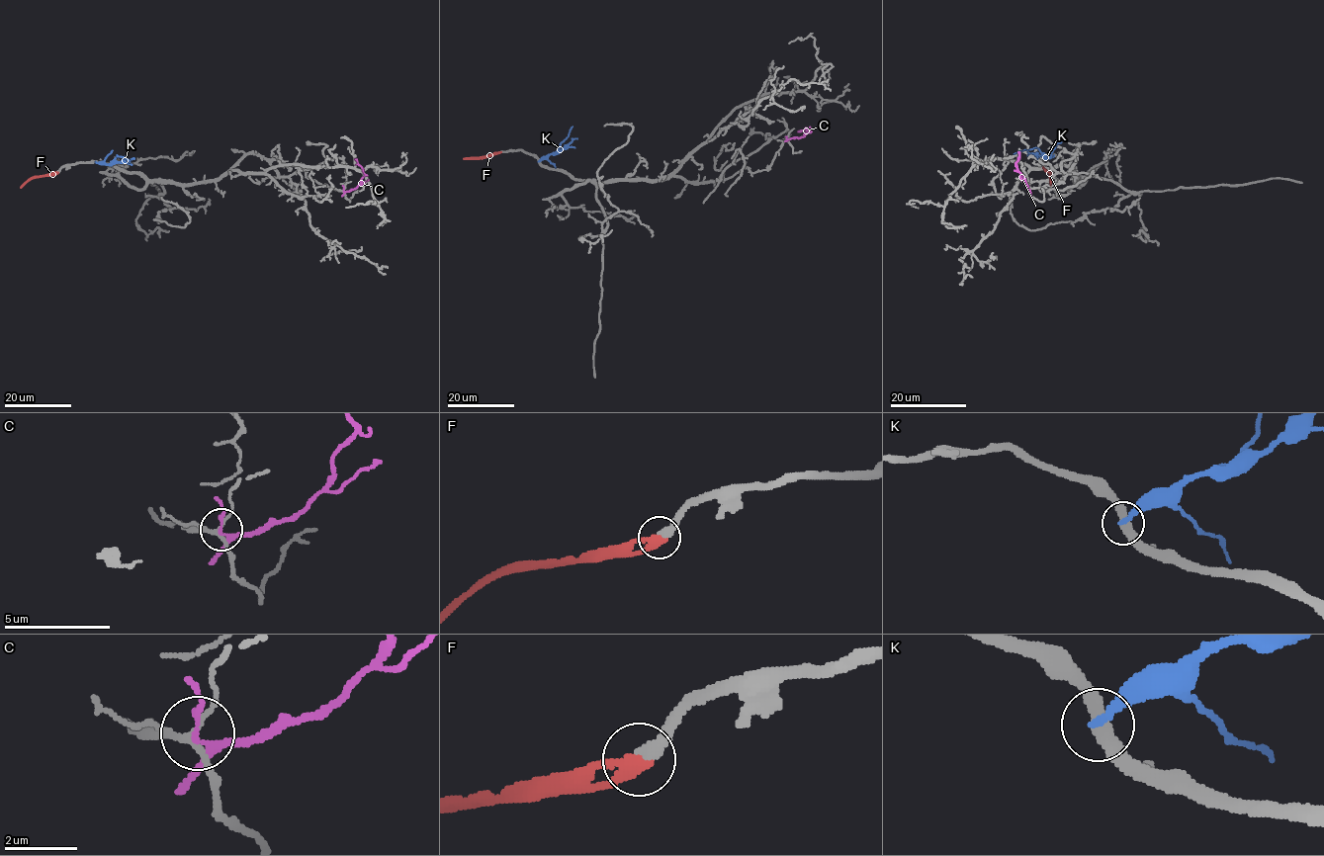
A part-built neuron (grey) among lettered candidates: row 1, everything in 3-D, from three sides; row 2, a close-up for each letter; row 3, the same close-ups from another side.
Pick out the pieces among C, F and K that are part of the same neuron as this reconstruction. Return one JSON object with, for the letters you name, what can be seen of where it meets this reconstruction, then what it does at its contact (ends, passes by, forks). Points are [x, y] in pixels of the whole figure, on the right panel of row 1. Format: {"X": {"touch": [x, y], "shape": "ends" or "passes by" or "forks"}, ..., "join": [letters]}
{"F": {"touch": [1042, 167], "shape": "ends"}, "join": ["F"]}

